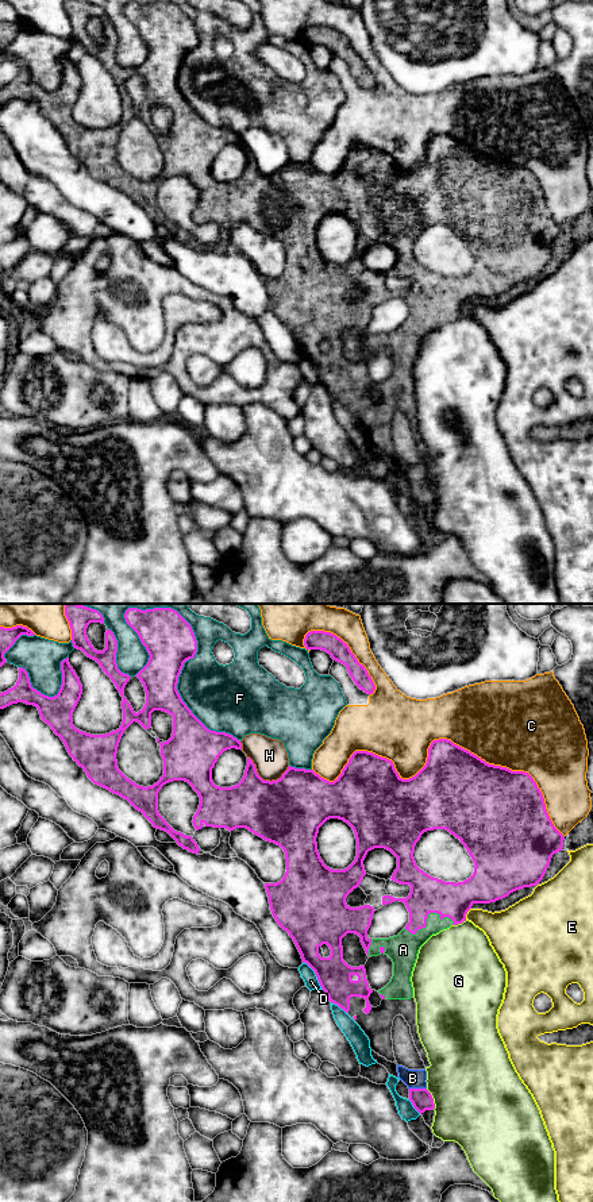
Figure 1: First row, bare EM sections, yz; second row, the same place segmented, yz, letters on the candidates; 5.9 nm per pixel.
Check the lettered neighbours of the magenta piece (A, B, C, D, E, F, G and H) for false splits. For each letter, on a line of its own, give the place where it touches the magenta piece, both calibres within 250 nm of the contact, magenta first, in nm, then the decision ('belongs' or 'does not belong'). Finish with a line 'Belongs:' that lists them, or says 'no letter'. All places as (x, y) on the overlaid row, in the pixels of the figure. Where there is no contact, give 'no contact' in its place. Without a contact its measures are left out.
A: meets magenta in yz at (427, 917); 220 nm thick on the magenta side, 180 nm on the other; belongs
B: meets magenta in yz at (418, 1089); 130 nm thick on the magenta side, 110 nm on the other; belongs
C: meets magenta in yz at (438, 740); 380 nm thick on the magenta side, 380 nm on the other; does not belong
D: meets magenta in yz at (316, 975); 200 nm thick on the magenta side, 80 nm on the other; does not belong
E: meets magenta in yz at (466, 913); 240 nm thick on the magenta side, 220 nm on the other; does not belong
F: meets magenta in yz at (187, 659); 300 nm thick on the magenta side, 340 nm on the other; does not belong
G: meets magenta in yz at (432, 1100); 130 nm thick on the magenta side, 500 nm on the other; does not belong
H: meets magenta in yz at (266, 781); 400 nm thick on the magenta side, 200 nm on the other; does not belong
Belongs: A, B

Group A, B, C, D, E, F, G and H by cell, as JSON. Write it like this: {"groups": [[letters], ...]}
{"groups": [["A", "B"], ["C"], ["D"], ["E"], ["F"], ["G"], ["H"]]}

